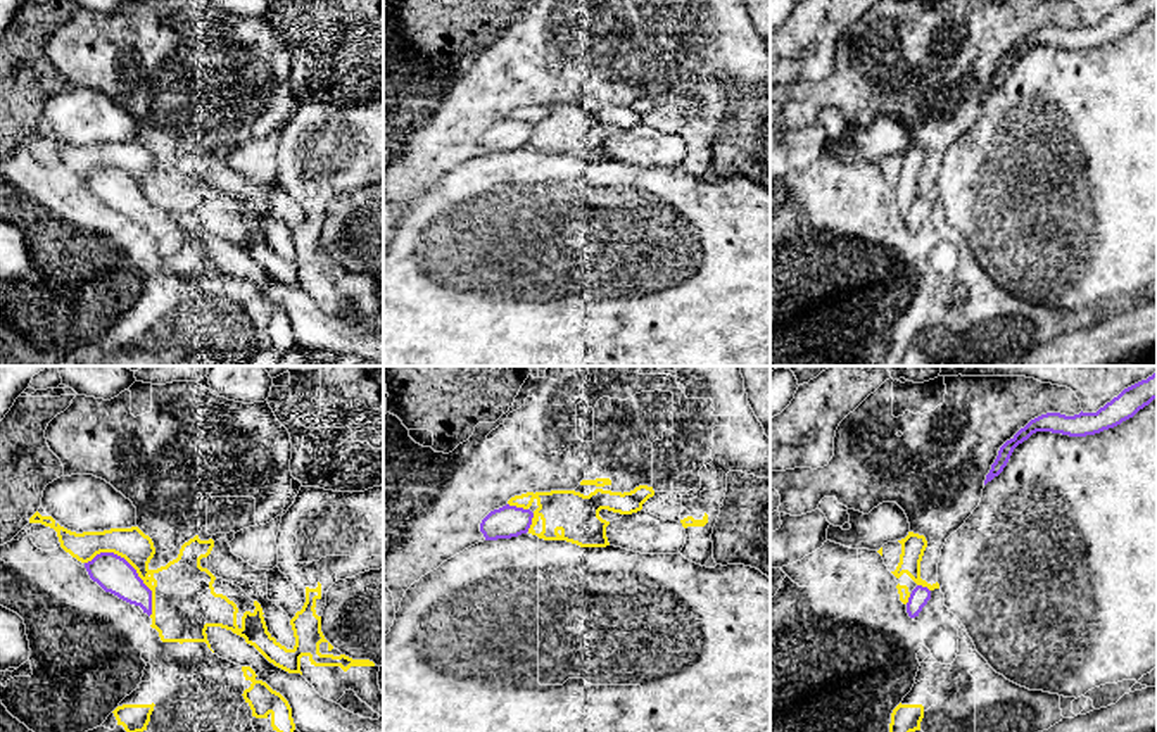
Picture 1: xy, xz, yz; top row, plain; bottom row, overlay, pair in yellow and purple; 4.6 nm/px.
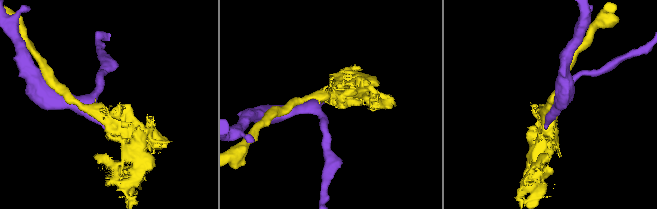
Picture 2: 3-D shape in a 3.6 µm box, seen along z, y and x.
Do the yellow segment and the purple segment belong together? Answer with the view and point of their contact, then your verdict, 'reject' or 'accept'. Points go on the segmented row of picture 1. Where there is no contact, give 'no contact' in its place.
xy (133, 567) | accept

